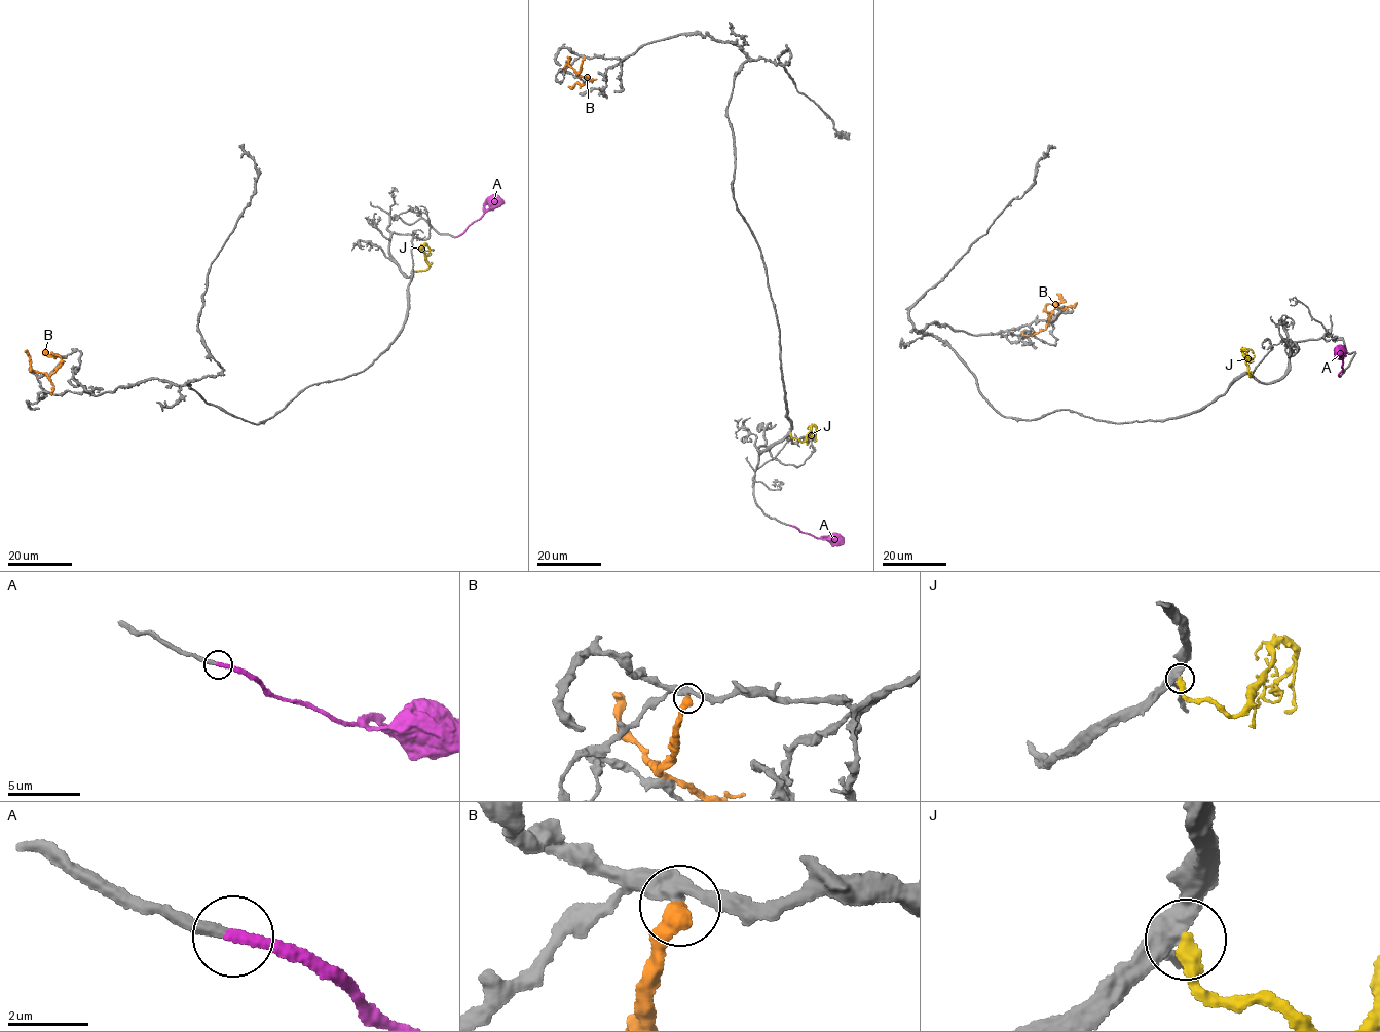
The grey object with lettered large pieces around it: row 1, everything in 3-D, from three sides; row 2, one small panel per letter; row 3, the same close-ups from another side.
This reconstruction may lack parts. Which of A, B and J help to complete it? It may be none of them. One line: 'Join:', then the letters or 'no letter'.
Join: A

